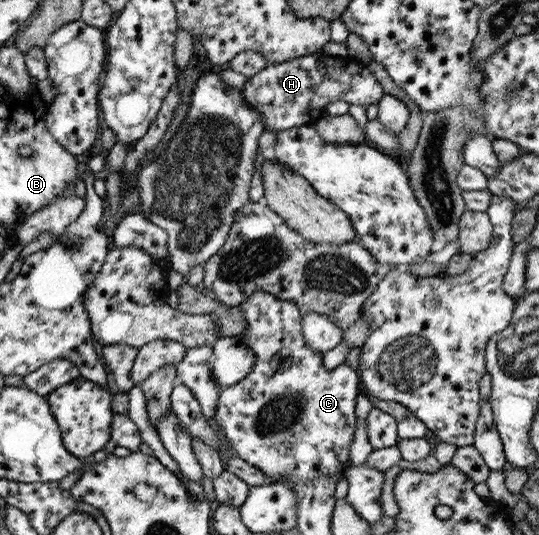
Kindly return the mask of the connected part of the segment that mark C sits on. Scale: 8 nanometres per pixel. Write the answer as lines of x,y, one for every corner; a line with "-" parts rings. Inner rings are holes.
256,291
237,307
246,321
246,330
240,338
252,351
254,362
248,375
218,392
216,410
208,423
216,427
231,453
256,466
269,481
288,480
288,484
298,484
343,471
349,465
348,450
356,429
354,411
356,394
360,391
357,370
352,370
344,362
332,369
323,366
322,354
312,351
304,342
296,304

